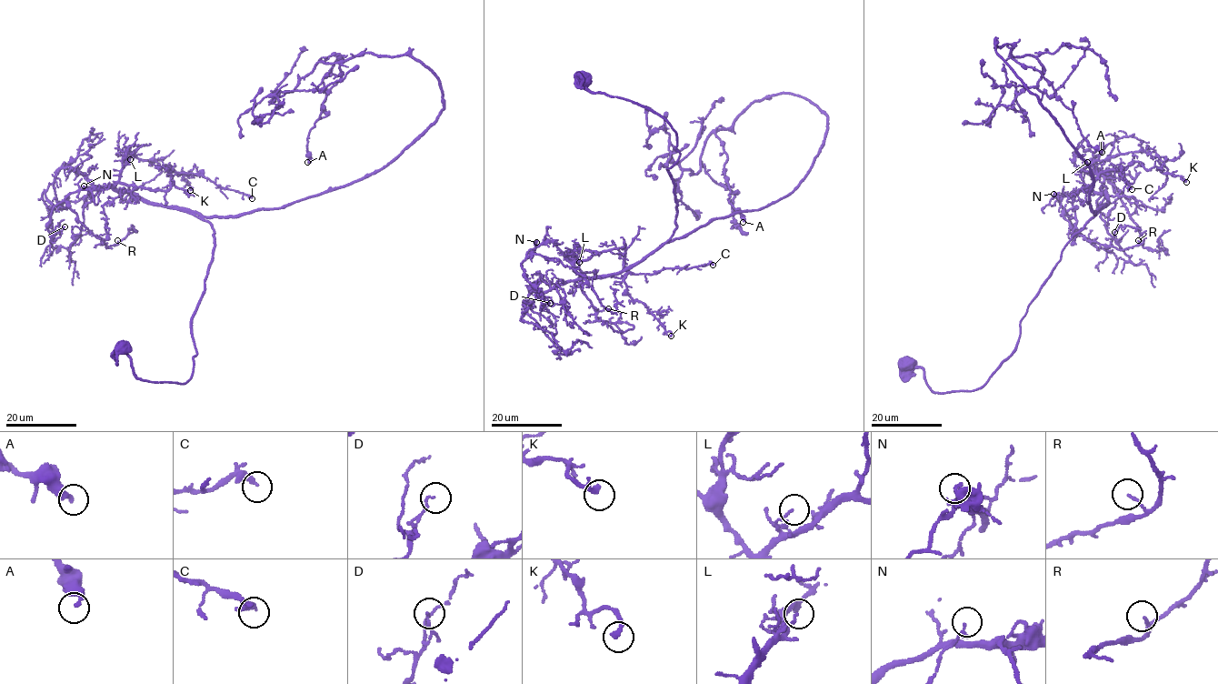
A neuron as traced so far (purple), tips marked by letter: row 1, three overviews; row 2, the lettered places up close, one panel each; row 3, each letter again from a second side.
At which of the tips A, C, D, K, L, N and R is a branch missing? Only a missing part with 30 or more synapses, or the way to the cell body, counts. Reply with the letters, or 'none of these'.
none of these

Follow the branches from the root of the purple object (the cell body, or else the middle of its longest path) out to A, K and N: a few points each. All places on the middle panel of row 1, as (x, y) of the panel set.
A: (582, 79), (675, 133), (664, 244), (789, 195), (823, 145), (819, 108), (773, 94), (715, 133), (743, 222)
K: (582, 79), (675, 133), (672, 236), (613, 274), (574, 264), (623, 248), (626, 289), (671, 336)
N: (582, 79), (674, 130), (679, 155), (666, 168), (676, 226), (641, 260), (593, 277), (536, 242)

